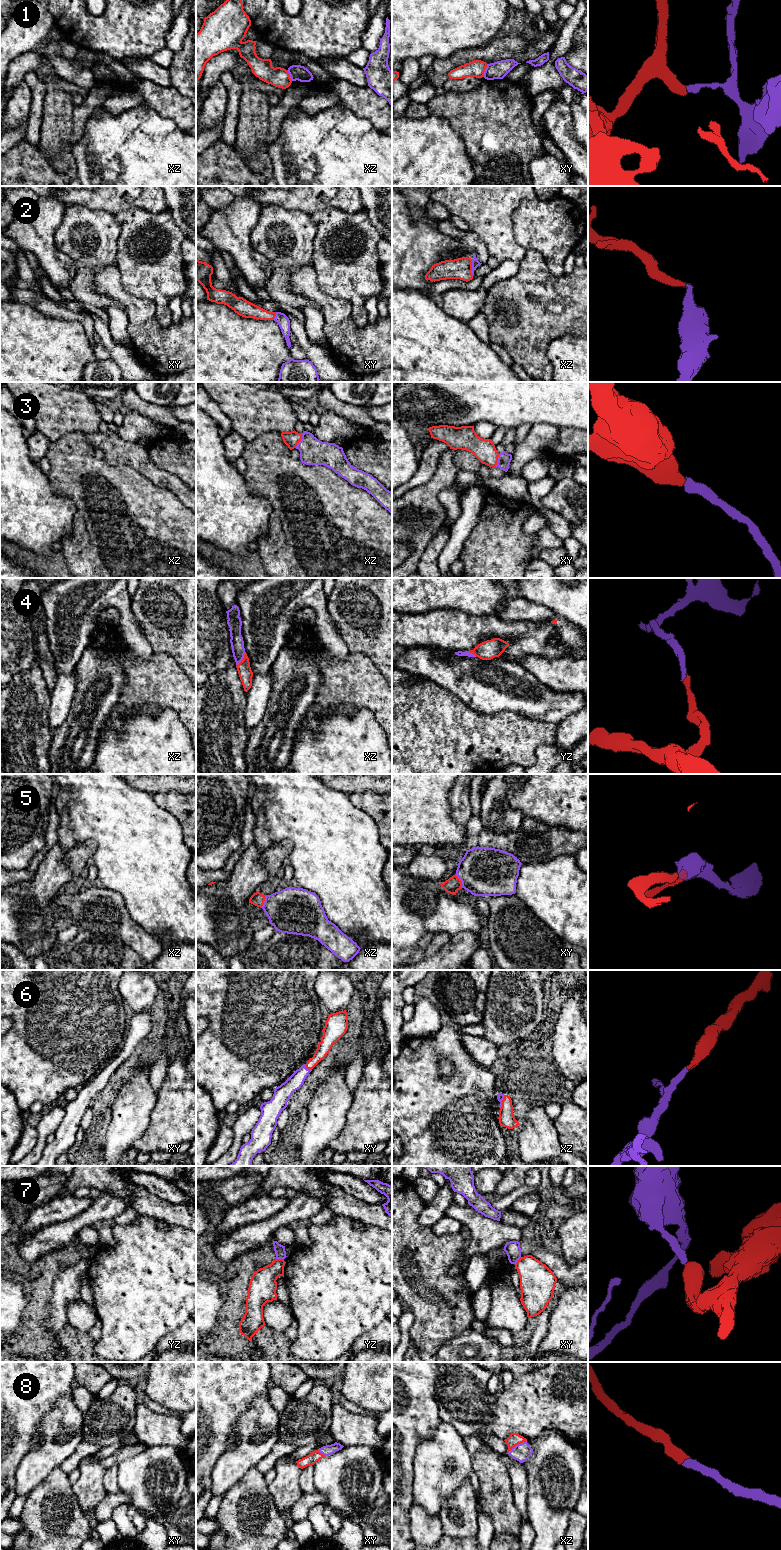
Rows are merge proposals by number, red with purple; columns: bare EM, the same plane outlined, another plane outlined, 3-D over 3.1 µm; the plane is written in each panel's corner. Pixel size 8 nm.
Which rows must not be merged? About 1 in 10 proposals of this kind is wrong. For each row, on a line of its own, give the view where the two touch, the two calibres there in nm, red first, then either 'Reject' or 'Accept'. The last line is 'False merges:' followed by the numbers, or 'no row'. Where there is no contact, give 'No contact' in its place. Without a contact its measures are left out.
1: Touches red in xy. Thickness 140 nm (red) against 140 nm. Reject
2: Touches red in xz. Thickness 170 nm (red) against 60 nm. Accept
3: Touches red in xz. Thickness 120 nm (red) against 200 nm. Accept
4: Touches red in xz. Thickness 110 nm (red) against 110 nm. Accept
5: Touches red in xy. Thickness 120 nm (red) against 400 nm. Accept
6: Touches red in xy. Thickness 110 nm (red) against 120 nm. Accept
7: Touches red in yz. Thickness 220 nm (red) against 90 nm. Reject
8: Touches red in xz. Thickness 100 nm (red) against 140 nm. Accept
False merges: 1, 7

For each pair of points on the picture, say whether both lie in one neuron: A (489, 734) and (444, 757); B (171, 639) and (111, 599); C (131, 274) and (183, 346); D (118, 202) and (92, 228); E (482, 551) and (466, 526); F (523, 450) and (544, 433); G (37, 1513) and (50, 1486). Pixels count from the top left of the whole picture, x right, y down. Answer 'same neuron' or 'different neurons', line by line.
A: same neuron
B: different neurons
C: different neurons
D: different neurons
E: different neurons
F: same neuron
G: same neuron

